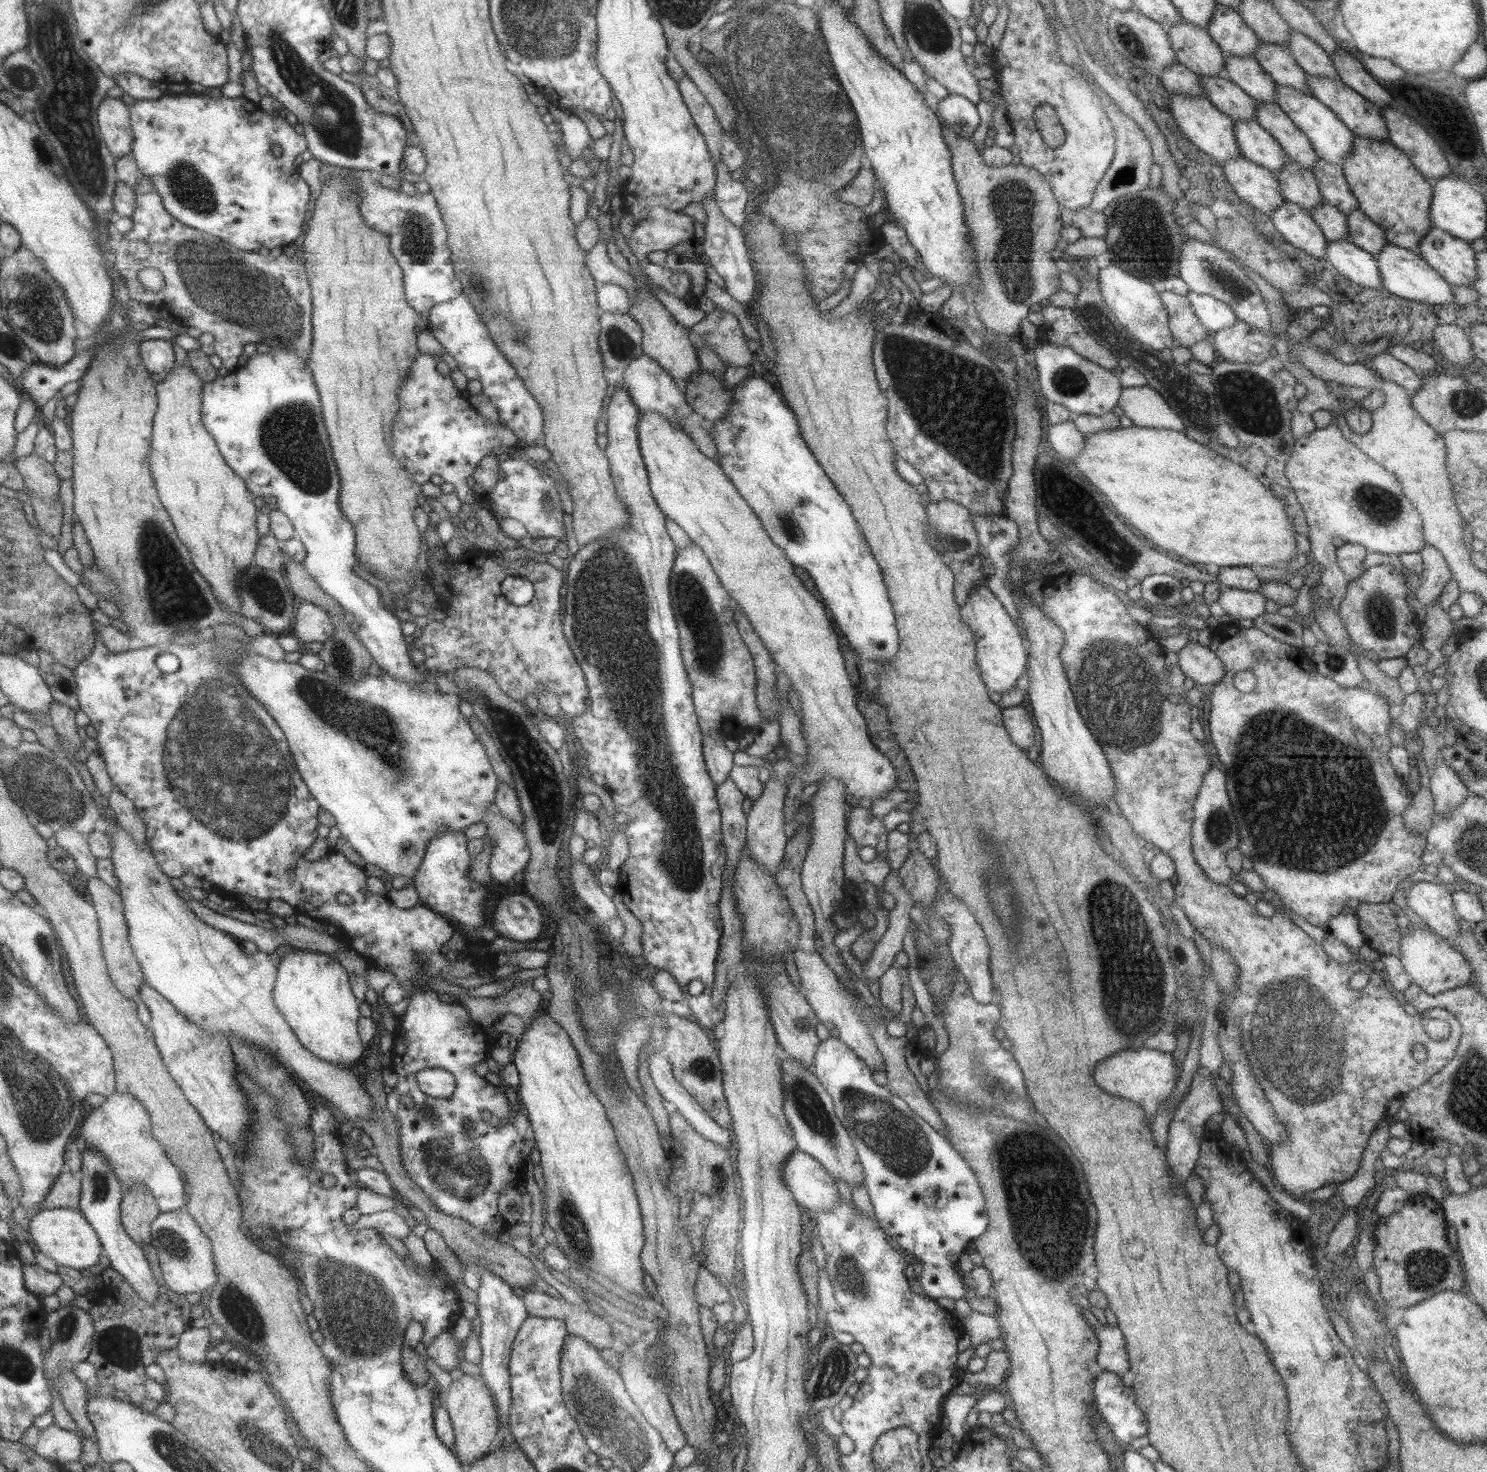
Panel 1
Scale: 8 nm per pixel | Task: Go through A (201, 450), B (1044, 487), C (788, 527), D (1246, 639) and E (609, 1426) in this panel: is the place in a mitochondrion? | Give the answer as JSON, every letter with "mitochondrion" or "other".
{"A":"other","B":"mitochondrion","C":"mitochondrion","D":"other","E":"mitochondrion"}

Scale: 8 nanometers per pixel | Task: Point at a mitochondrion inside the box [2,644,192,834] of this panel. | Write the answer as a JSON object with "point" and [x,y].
{"point":[51,793]}

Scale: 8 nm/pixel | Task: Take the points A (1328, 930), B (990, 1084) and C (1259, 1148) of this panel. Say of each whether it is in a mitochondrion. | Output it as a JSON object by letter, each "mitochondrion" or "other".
{"A":"other","B":"mitochondrion","C":"other"}

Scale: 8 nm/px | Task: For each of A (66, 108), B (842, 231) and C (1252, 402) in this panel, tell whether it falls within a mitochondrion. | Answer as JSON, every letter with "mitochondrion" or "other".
{"A":"mitochondrion","B":"other","C":"mitochondrion"}

